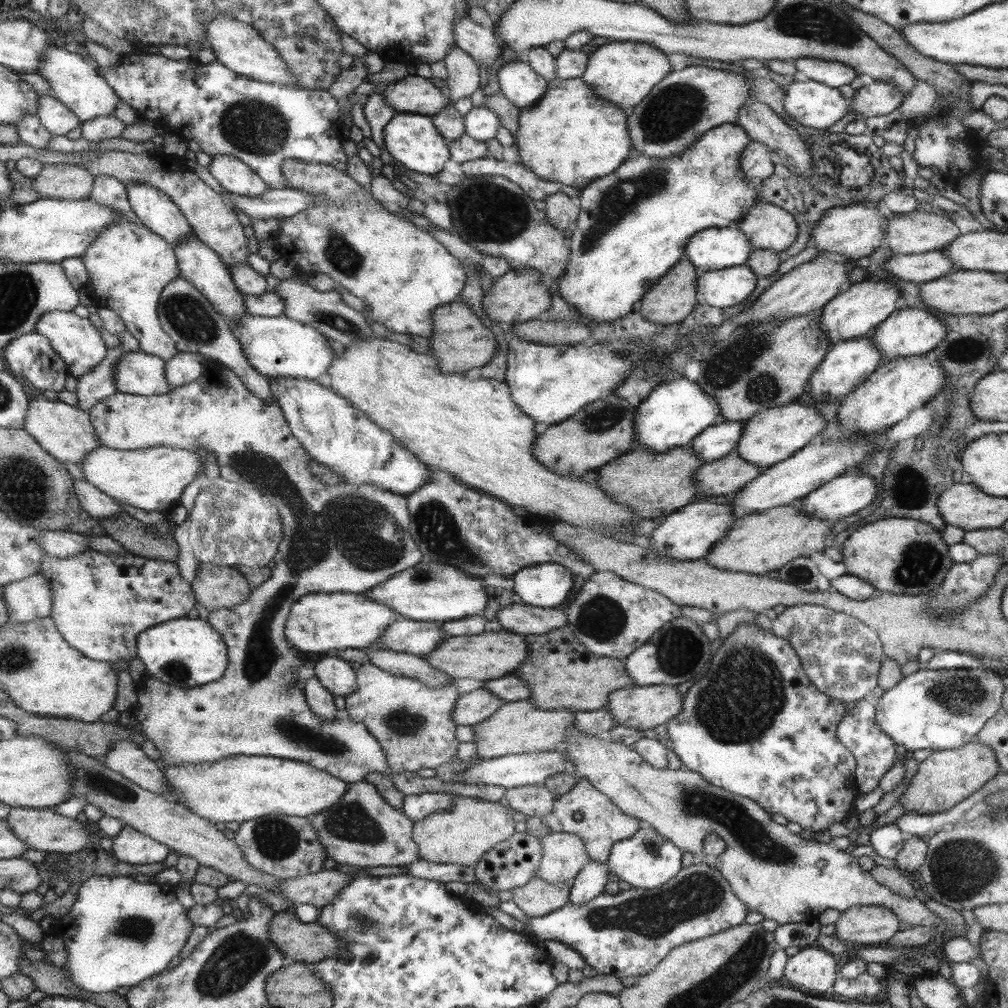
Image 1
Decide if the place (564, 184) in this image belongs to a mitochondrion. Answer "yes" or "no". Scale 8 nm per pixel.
no

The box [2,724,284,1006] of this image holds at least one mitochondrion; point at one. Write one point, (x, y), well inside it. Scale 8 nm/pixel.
(241, 956)

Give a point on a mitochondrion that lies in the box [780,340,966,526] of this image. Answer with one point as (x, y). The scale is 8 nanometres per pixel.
(906, 488)

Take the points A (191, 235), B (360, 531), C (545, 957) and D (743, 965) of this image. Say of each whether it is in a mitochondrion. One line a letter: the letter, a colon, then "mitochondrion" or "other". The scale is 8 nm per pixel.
A: other
B: mitochondrion
C: other
D: mitochondrion

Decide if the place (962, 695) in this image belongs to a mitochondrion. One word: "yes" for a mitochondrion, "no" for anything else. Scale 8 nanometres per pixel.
yes

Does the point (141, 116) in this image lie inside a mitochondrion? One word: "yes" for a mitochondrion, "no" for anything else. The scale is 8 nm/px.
no

